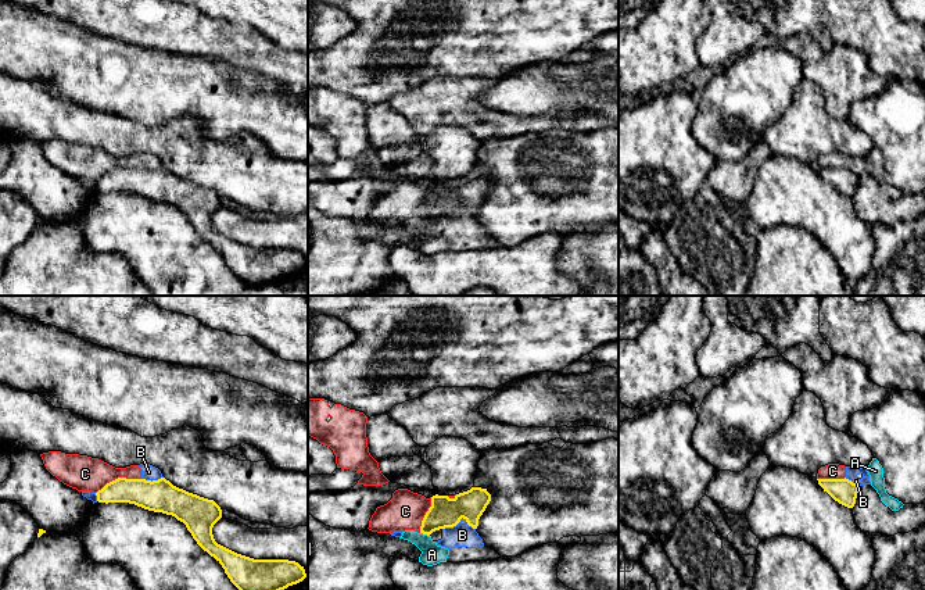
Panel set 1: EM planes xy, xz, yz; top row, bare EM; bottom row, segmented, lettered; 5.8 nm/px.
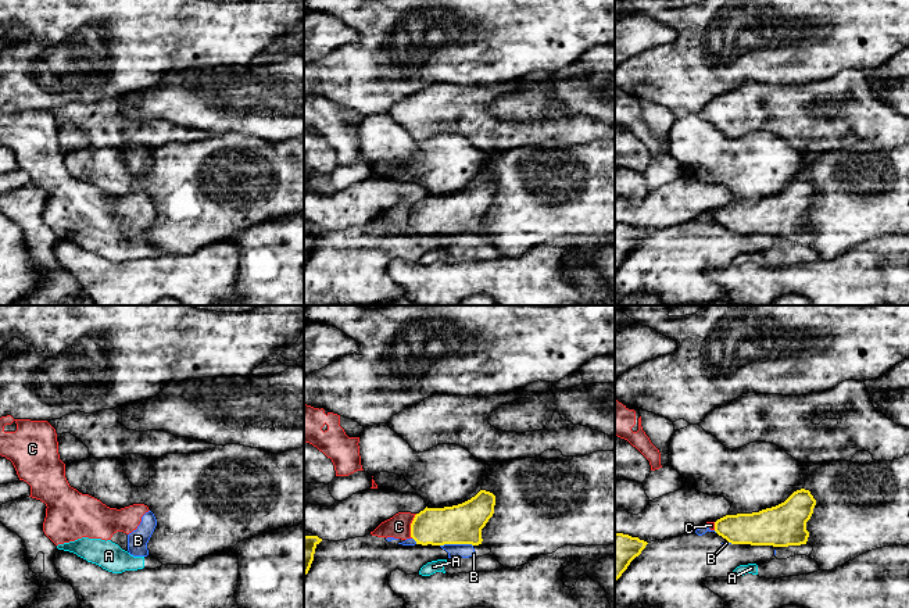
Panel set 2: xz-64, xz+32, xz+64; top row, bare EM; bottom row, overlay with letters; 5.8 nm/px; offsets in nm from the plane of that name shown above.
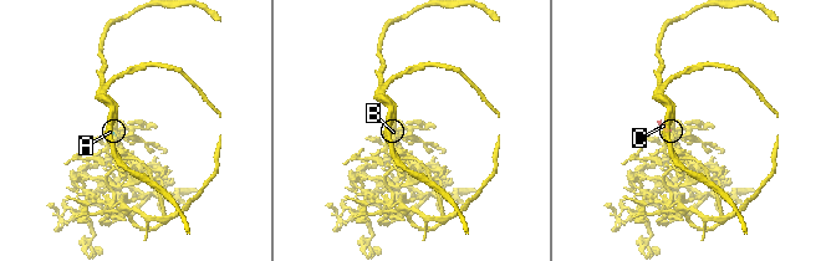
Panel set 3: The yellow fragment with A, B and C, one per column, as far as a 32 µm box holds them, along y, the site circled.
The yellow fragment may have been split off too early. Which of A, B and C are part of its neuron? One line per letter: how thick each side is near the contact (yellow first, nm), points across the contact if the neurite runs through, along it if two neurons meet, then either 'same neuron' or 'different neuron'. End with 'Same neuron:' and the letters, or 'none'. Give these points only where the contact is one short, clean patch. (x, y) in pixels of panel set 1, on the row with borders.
A: 180/130 nm | along xz (420, 532), (429, 536) | different neuron
B: 180/140 nm | along xz (474, 528), (462, 518), (455, 525), (443, 529) | different neuron
C: 180/200 nm | along xy (140, 478), (115, 478), (96, 493) | different neuron
Same neuron: none

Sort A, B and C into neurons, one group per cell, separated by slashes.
A B C

